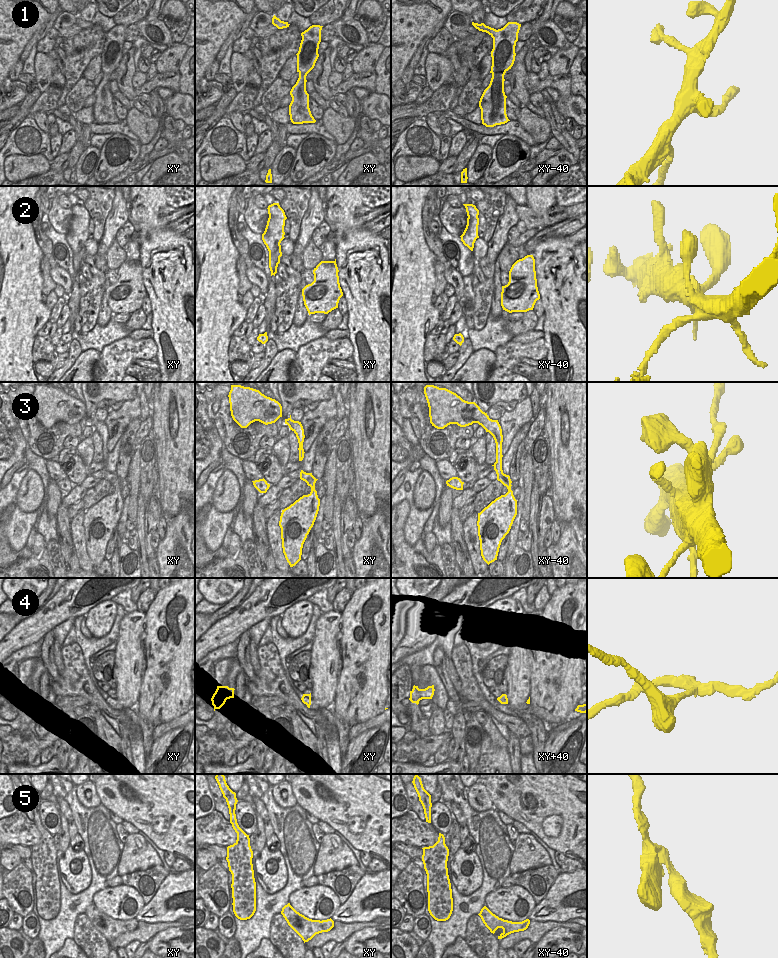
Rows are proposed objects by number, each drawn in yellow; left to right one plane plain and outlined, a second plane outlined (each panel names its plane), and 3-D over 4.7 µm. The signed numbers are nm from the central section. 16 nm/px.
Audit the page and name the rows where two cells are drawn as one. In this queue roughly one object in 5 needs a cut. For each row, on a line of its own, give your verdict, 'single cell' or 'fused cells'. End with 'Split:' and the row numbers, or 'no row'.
1: single cell
2: fused cells
3: single cell
4: fused cells
5: single cell
Split: 2, 4

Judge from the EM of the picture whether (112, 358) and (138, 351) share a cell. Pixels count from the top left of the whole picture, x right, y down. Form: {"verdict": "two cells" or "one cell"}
{"verdict": "one cell"}

